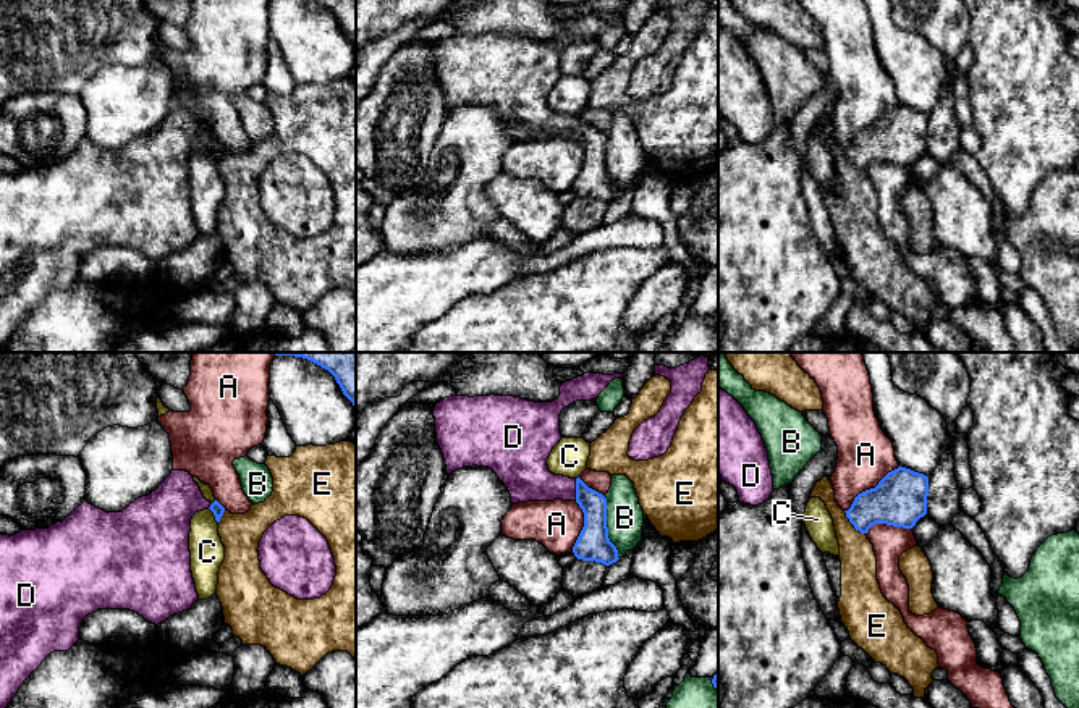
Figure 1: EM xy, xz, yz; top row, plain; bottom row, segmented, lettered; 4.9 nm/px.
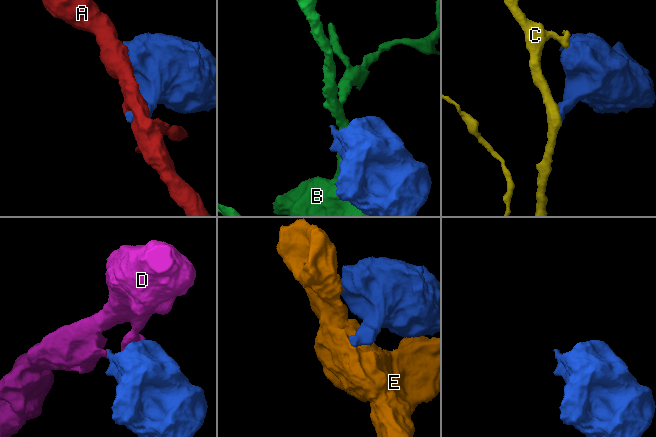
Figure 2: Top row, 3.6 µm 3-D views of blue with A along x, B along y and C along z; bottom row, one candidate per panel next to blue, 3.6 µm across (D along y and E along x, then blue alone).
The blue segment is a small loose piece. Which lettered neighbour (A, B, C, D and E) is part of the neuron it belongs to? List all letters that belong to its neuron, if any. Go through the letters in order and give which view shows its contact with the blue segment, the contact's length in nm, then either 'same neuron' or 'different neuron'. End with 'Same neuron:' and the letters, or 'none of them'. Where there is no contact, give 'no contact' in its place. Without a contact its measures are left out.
A: yz | 360 nm | different neuron
B: xz | 320 nm | different neuron
C: xy | 90 nm | different neuron
D: xz | 110 nm | same neuron
E: yz | 160 nm | different neuron
Same neuron: D

